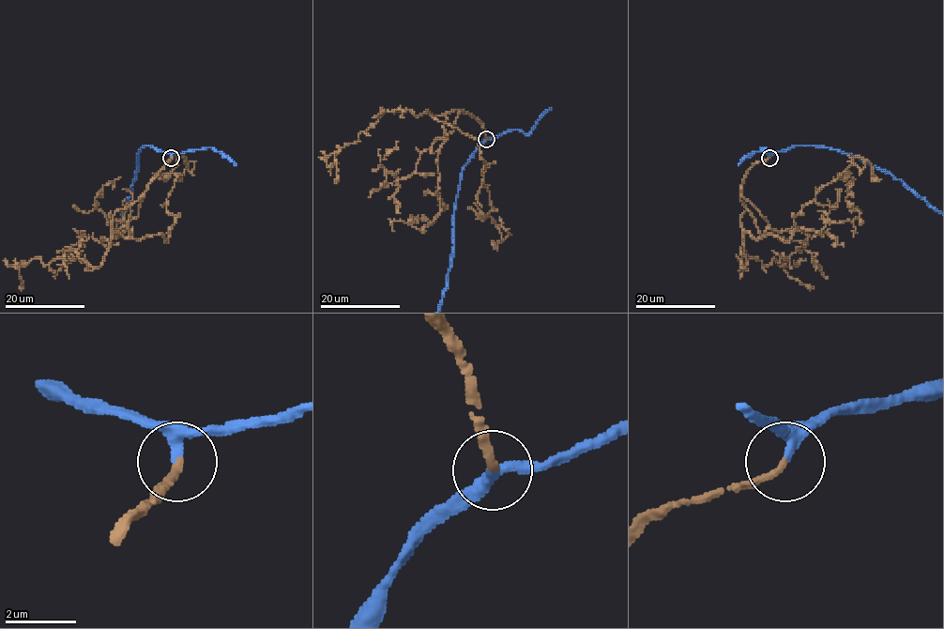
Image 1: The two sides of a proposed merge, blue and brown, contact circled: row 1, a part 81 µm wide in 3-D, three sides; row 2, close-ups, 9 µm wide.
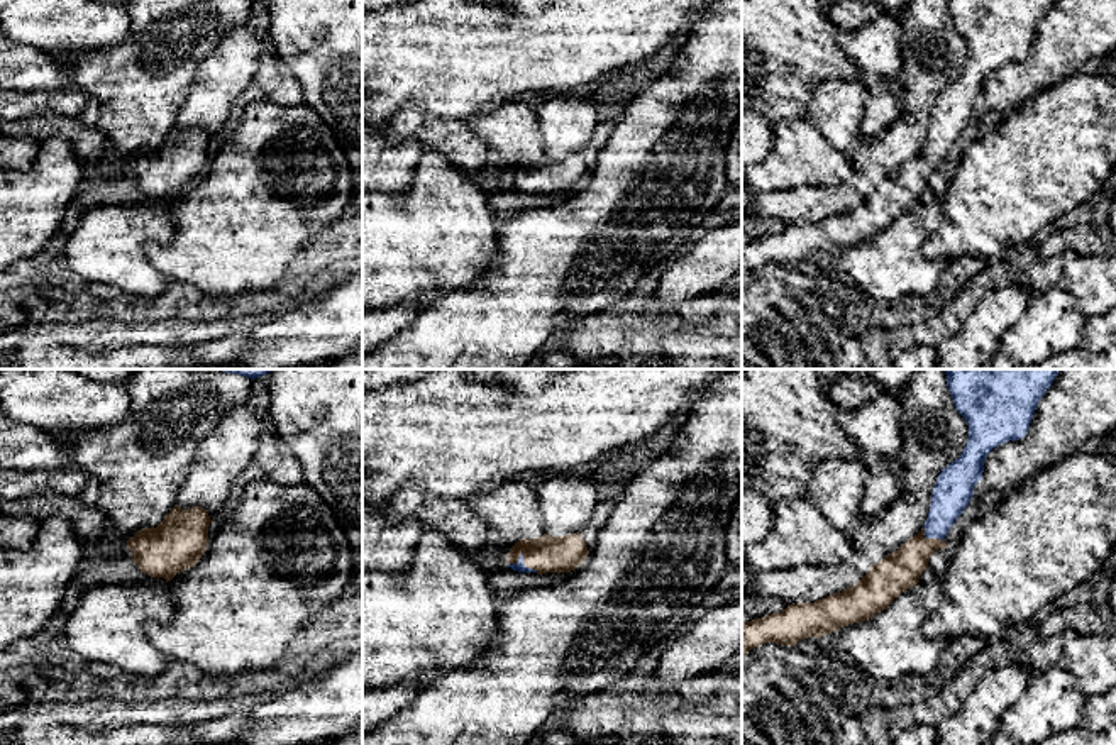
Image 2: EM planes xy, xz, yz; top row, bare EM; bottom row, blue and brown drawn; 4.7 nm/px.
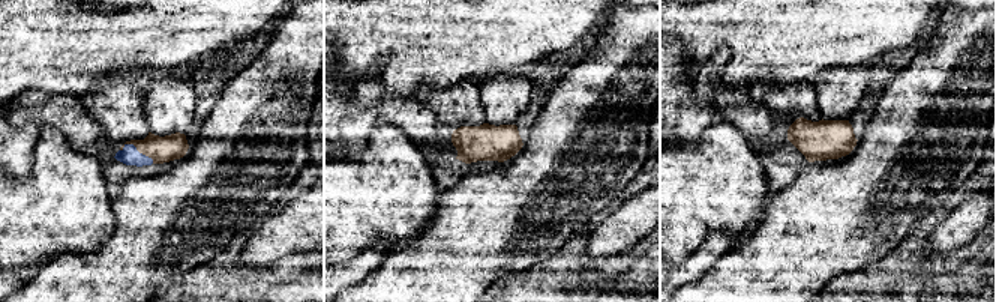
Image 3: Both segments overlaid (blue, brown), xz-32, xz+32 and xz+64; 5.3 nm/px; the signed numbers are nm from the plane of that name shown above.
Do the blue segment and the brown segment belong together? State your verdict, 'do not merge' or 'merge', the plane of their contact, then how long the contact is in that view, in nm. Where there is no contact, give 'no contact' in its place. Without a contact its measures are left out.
merge | xz | 150 nm

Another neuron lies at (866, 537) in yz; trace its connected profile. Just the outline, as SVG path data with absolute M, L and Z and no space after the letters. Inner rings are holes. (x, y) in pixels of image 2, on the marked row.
M914 369L896 393L903 423L901 450L896 455L901 494L879 516L862 518L850 532L852 559L830 567L759 571L743 589L776 596L787 604L815 603L855 586L874 564L921 532L936 477L960 457L969 425L953 405L945 369Z

